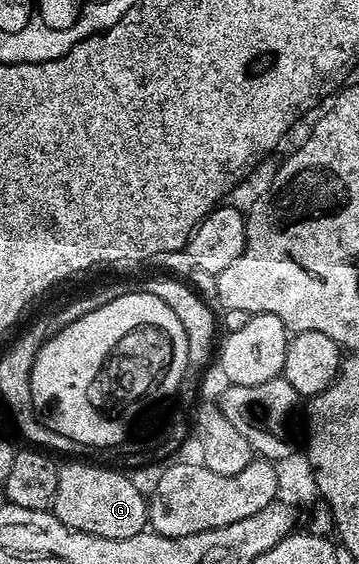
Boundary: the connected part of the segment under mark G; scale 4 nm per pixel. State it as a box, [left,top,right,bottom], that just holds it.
[51,461,149,539]

